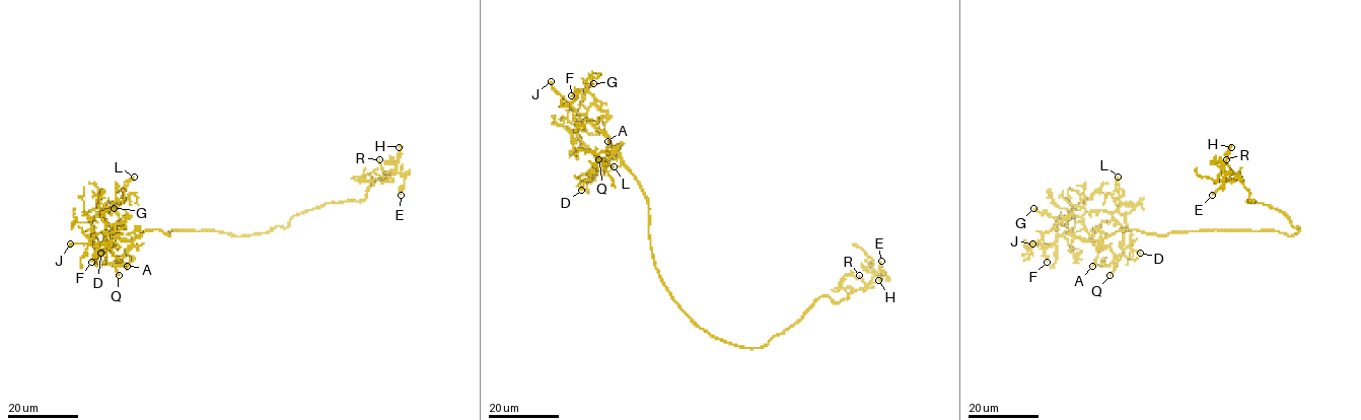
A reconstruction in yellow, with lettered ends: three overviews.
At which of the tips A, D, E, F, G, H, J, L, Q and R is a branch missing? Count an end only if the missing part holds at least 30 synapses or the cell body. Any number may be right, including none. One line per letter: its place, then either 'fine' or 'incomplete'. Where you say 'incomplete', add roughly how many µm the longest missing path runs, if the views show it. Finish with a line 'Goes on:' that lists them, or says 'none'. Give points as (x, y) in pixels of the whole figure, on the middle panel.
A: at (607, 141); fine
D: at (581, 190); fine
E: at (881, 261); fine
F: at (571, 95); fine
G: at (593, 83); fine
H: at (878, 280); fine
J: at (551, 81); incomplete; about 80 µm are missing
L: at (614, 166); fine
Q: at (598, 159); fine
R: at (859, 275); fine
Goes on: J

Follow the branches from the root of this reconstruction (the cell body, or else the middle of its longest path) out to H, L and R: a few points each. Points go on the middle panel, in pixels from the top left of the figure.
H: (670, 292), (712, 336), (763, 347), (793, 326), (818, 298), (838, 303), (876, 273), (878, 280)
L: (670, 292), (651, 252), (647, 197), (611, 140), (586, 117), (578, 138), (597, 159), (597, 169), (614, 166)
R: (670, 292), (712, 336), (763, 347), (793, 326), (818, 298), (838, 303), (863, 289), (866, 285), (859, 275)

